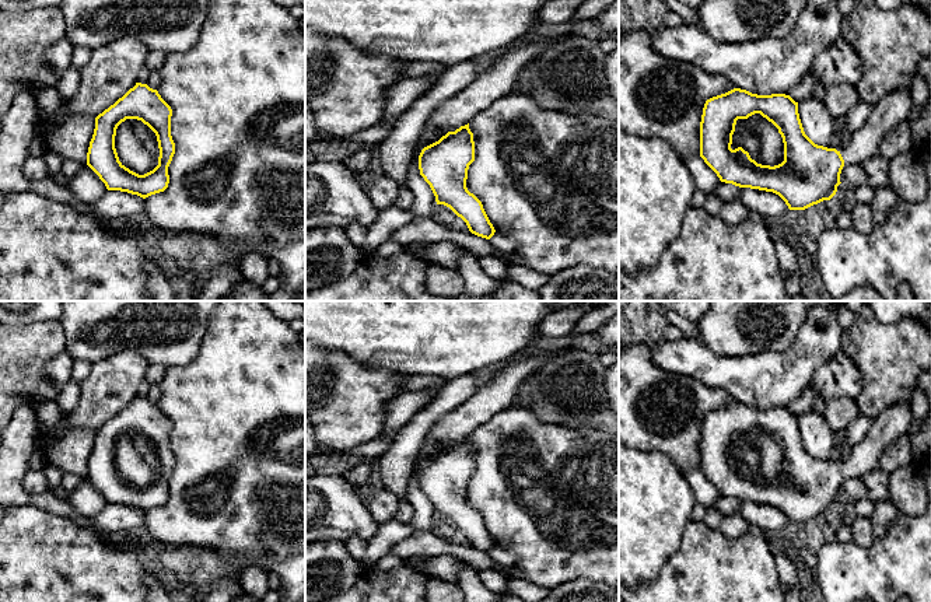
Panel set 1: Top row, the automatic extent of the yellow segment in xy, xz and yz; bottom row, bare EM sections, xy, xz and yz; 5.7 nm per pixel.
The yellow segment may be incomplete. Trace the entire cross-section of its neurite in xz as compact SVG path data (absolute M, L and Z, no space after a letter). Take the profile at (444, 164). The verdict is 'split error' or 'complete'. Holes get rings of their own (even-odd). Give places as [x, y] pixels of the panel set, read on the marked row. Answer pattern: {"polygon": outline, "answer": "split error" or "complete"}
{"polygon": "M468 123L424 147L419 155L419 169L437 204L449 207L472 234L490 239L496 230L482 202L466 188L468 169L473 161L475 141Z", "answer": "complete"}

